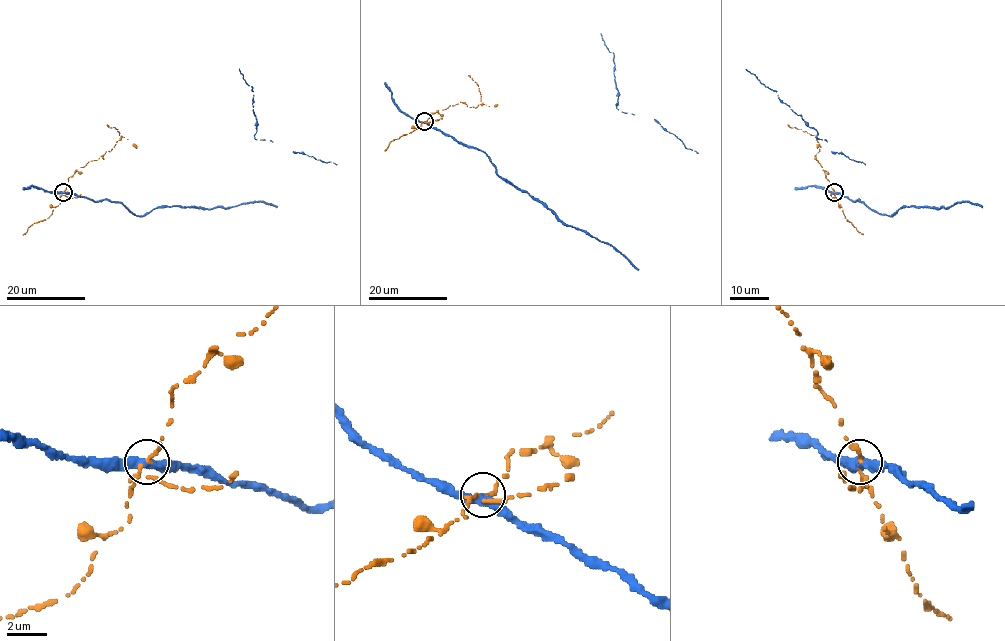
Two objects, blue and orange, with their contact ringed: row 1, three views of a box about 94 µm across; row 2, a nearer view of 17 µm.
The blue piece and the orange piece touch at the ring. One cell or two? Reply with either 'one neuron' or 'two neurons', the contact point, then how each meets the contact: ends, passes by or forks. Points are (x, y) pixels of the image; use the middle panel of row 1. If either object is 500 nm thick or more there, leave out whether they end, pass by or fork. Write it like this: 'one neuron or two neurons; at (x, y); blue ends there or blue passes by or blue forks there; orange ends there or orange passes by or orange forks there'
two neurons; at (424, 121); blue passes by; orange passes by

